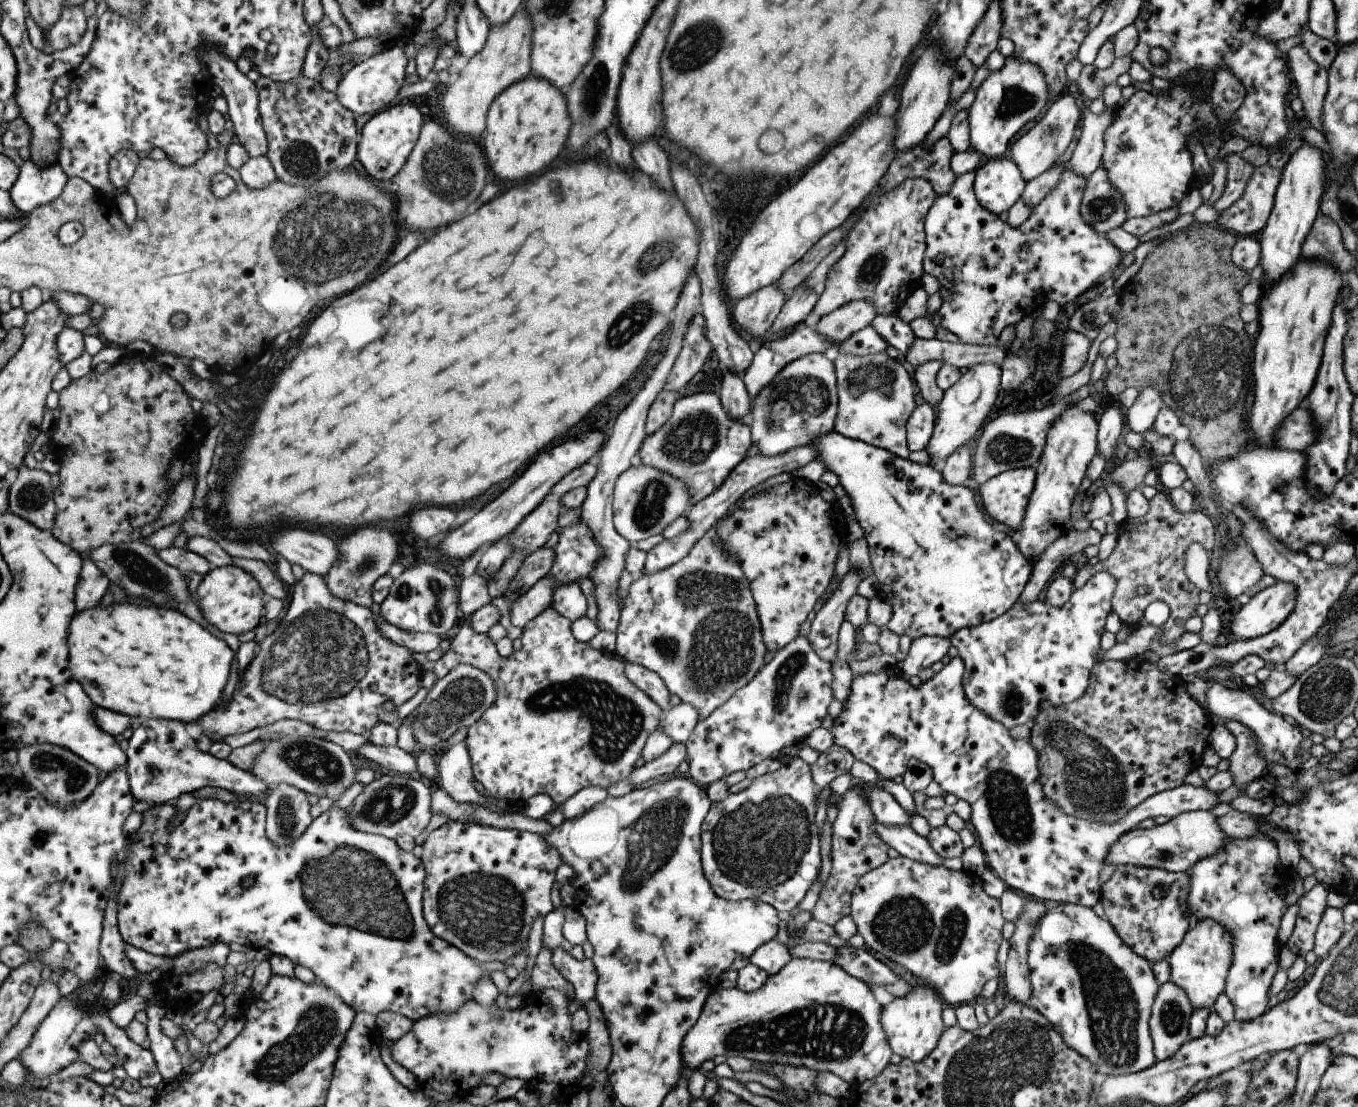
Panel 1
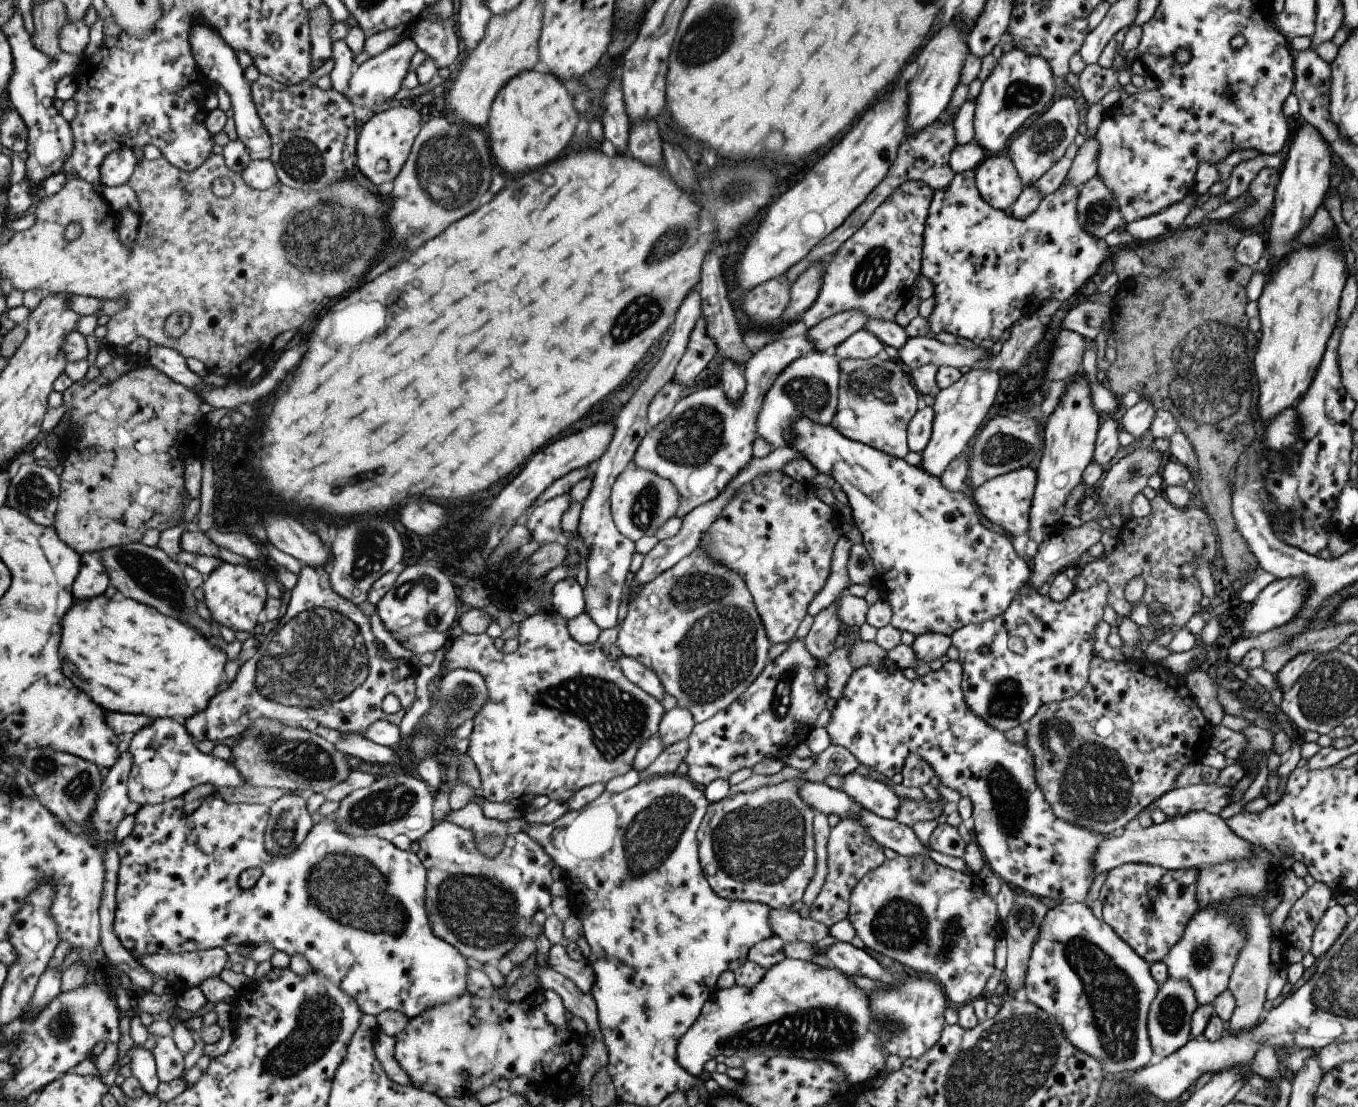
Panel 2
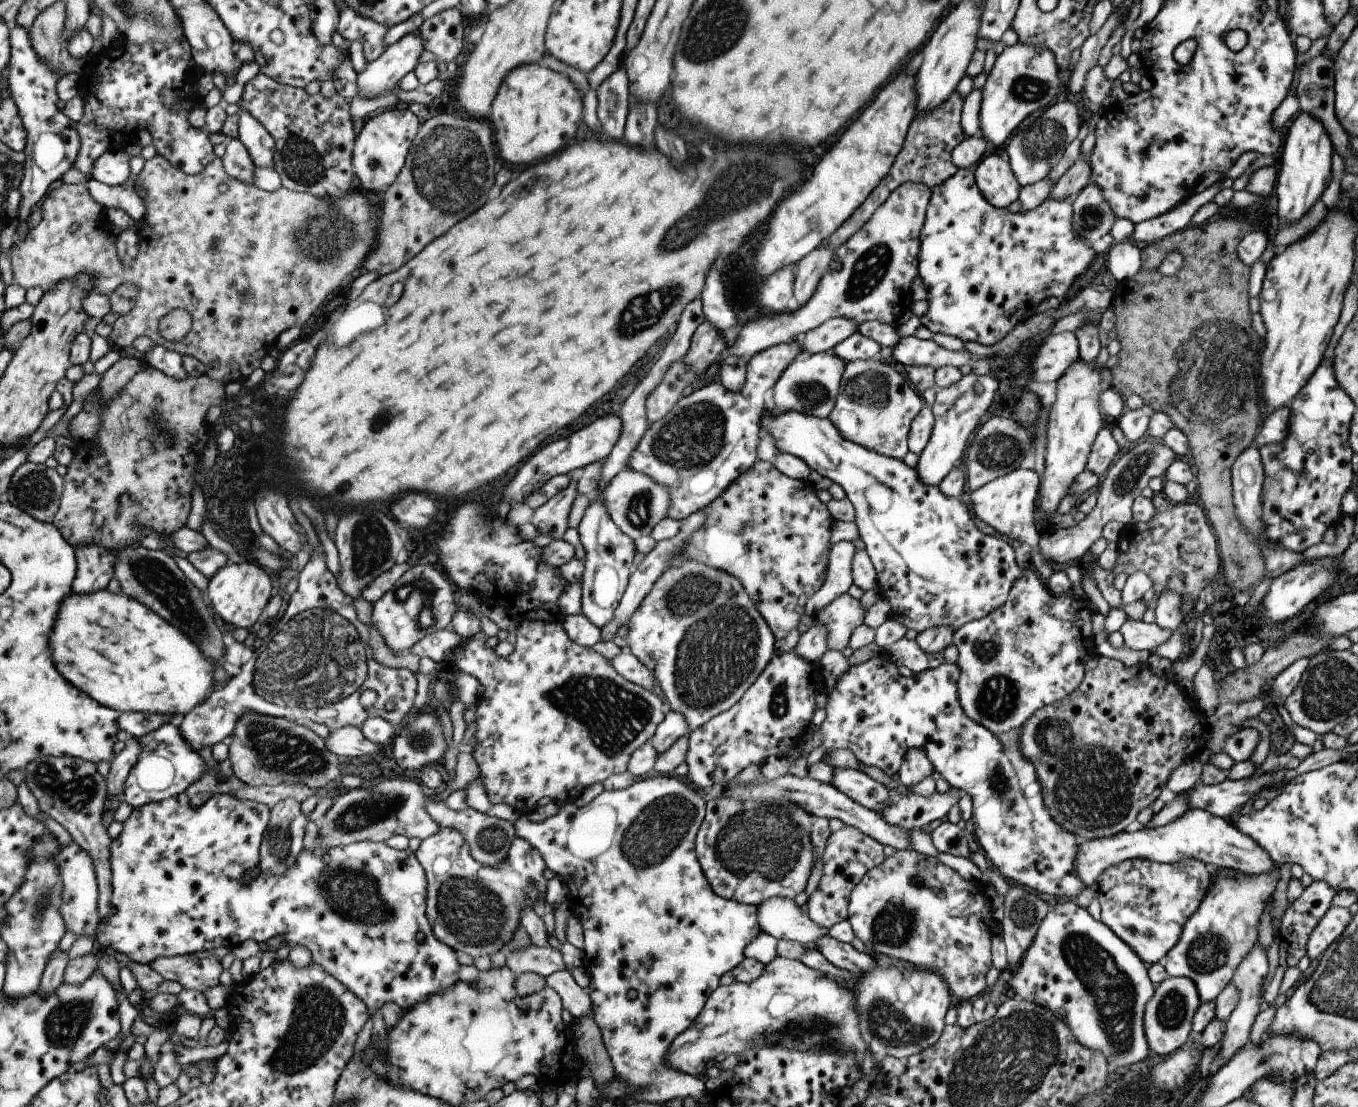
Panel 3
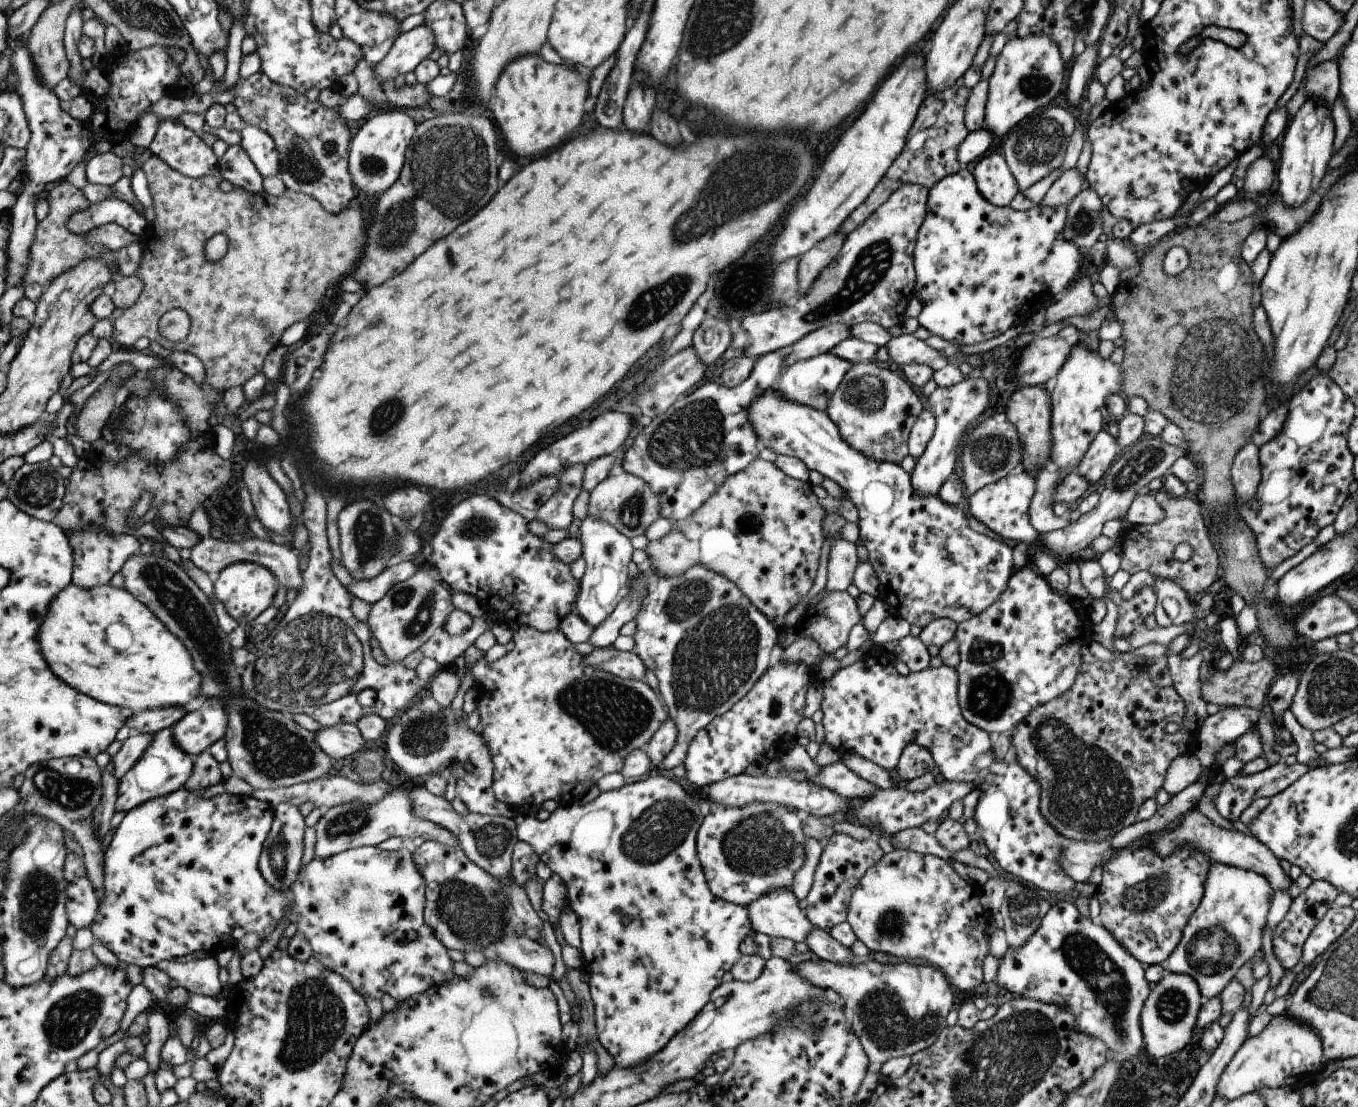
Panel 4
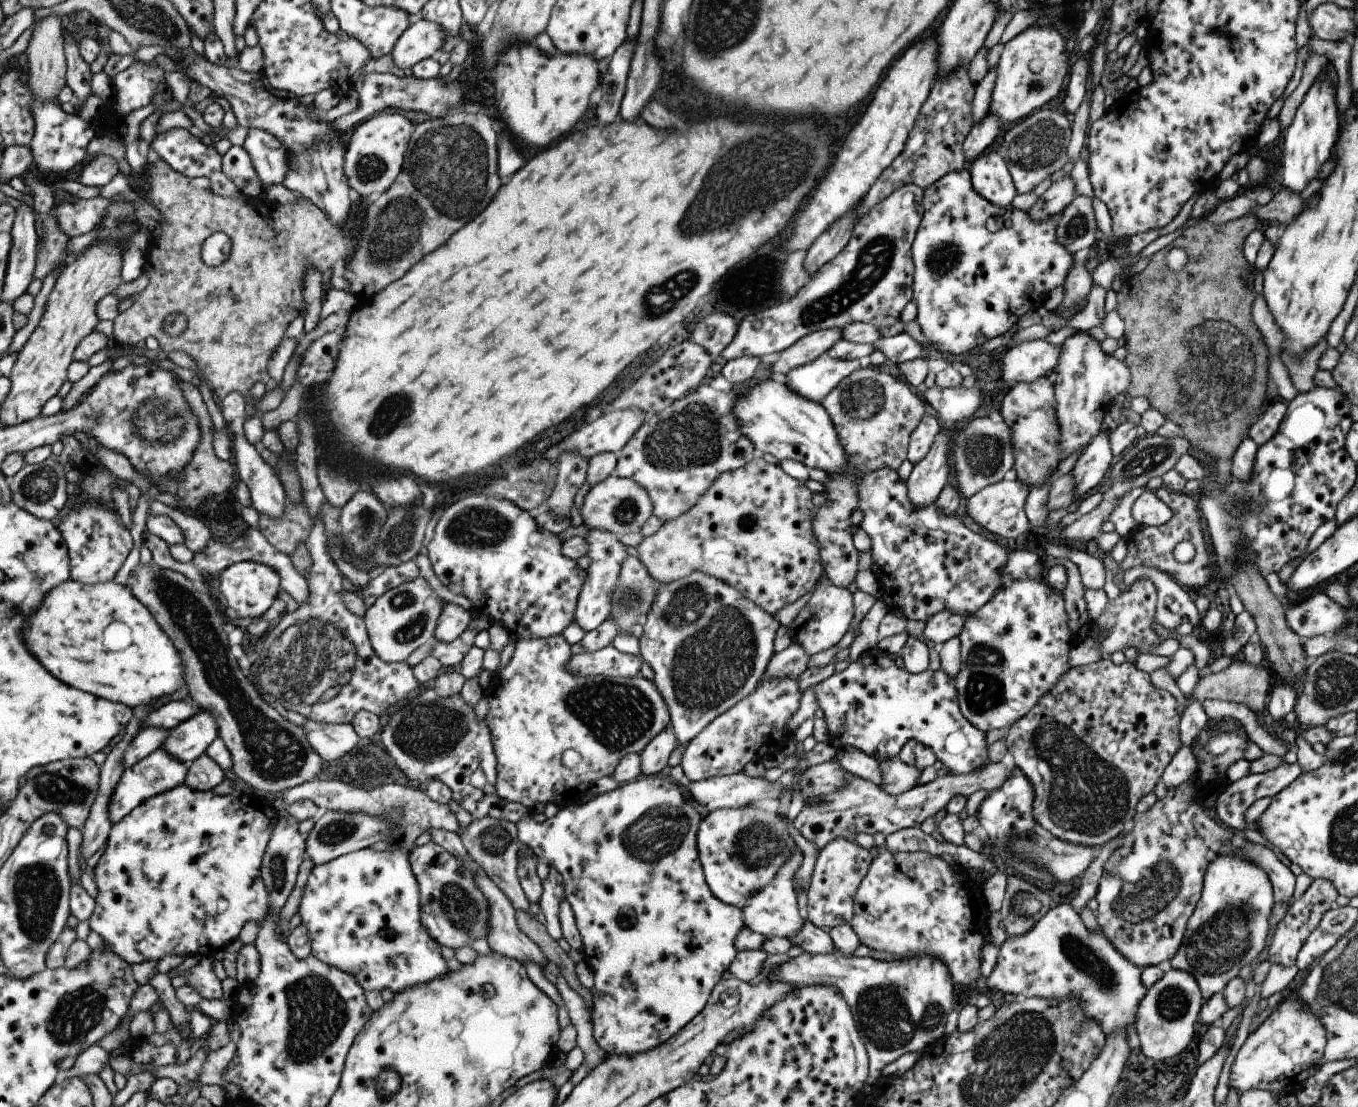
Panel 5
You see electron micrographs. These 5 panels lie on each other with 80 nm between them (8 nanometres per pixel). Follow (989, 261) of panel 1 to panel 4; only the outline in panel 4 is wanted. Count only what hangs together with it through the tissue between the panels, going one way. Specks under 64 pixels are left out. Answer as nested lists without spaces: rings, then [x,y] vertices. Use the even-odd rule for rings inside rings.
[[[962,167],[958,172],[945,176],[937,184],[933,184],[932,188],[928,189],[927,206],[924,220],[919,228],[916,236],[915,248],[913,248],[913,267],[915,272],[914,292],[916,298],[921,302],[921,312],[917,316],[917,323],[923,327],[930,336],[939,336],[949,342],[949,344],[959,344],[959,346],[973,345],[978,342],[989,340],[1005,331],[1011,326],[1023,325],[1027,322],[1029,317],[1038,312],[1039,308],[1045,302],[1053,300],[1059,292],[1065,289],[1069,282],[1073,279],[1076,272],[1081,266],[1082,255],[1085,250],[1081,250],[1067,242],[1063,238],[1063,226],[1065,226],[1066,208],[1063,206],[1038,206],[1034,205],[1029,210],[1019,212],[1012,210],[1009,207],[997,207],[990,204],[978,192],[972,172],[970,168]]]

